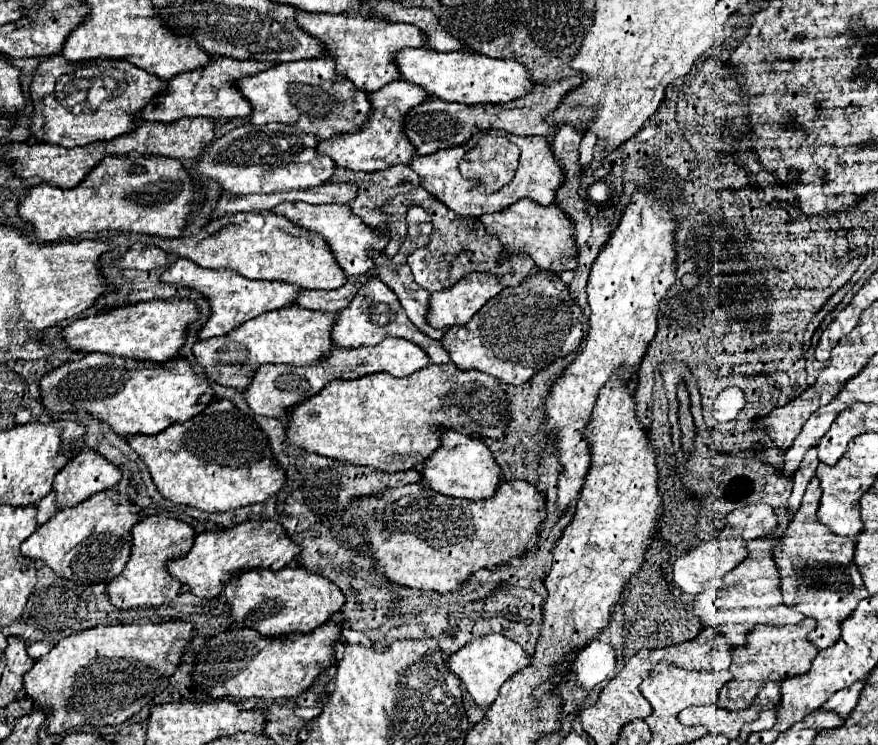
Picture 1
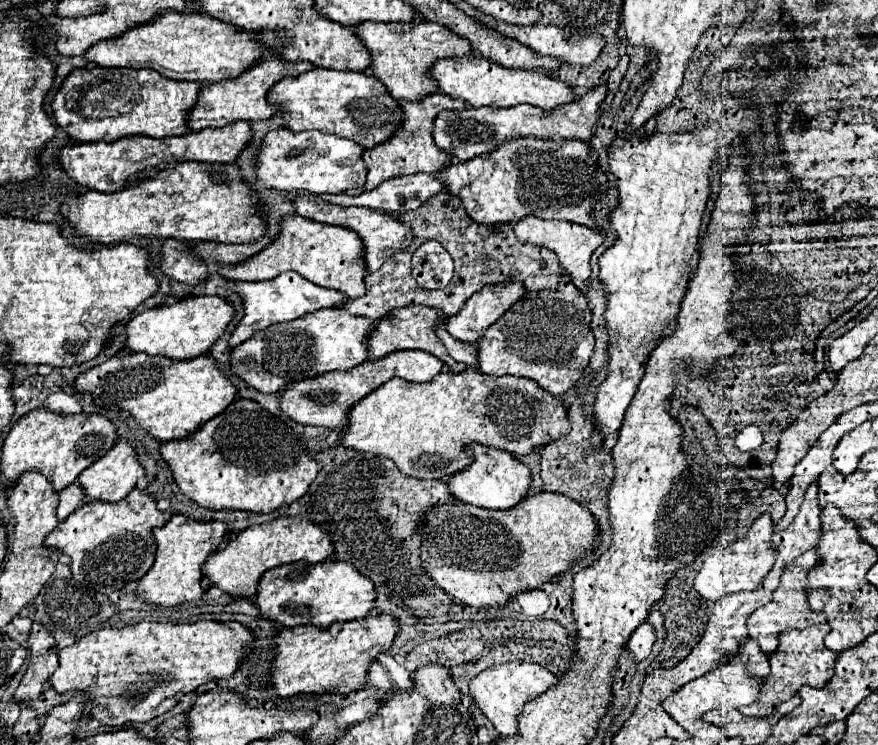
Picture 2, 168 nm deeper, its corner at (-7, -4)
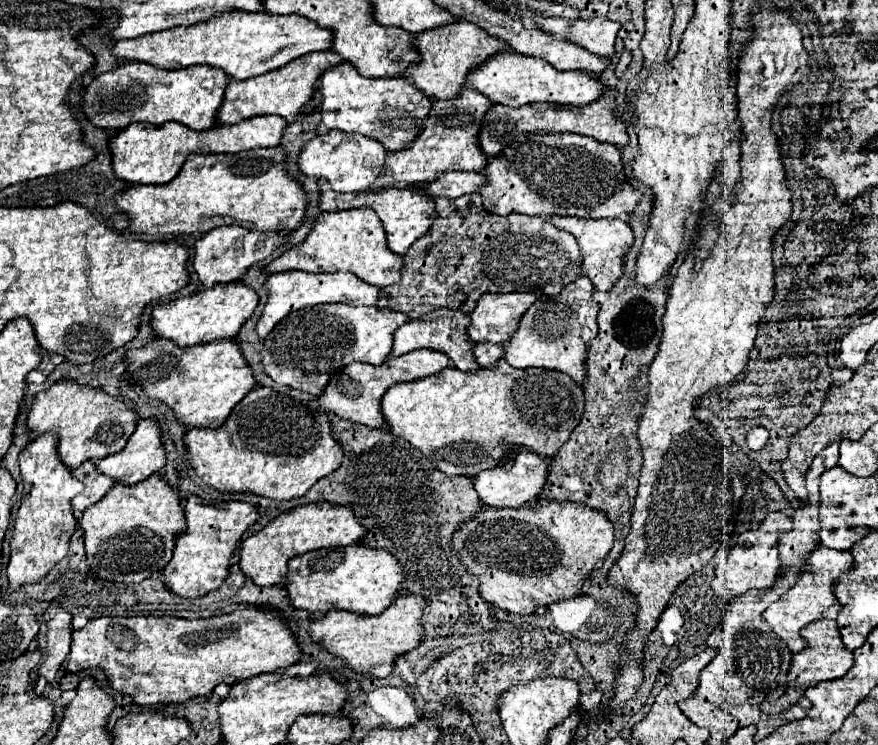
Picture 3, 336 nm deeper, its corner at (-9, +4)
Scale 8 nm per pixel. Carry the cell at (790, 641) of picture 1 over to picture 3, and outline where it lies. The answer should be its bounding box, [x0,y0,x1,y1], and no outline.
[761,620,853,716]

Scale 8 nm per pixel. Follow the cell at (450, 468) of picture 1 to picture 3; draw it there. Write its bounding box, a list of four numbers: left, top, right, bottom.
[475,450,549,508]

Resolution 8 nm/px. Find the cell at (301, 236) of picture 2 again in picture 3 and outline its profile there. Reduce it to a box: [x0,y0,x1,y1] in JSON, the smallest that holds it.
[267,208,403,286]

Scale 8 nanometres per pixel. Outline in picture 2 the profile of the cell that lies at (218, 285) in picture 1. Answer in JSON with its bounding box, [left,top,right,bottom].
[227,272,347,348]

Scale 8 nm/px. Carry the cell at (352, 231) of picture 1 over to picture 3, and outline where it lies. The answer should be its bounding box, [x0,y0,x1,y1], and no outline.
[319,178,437,256]

